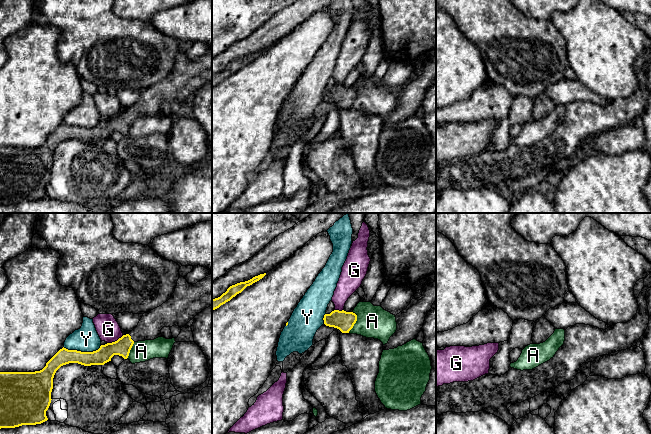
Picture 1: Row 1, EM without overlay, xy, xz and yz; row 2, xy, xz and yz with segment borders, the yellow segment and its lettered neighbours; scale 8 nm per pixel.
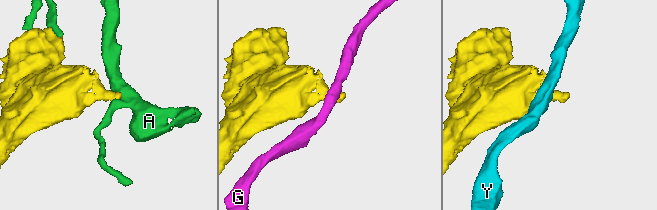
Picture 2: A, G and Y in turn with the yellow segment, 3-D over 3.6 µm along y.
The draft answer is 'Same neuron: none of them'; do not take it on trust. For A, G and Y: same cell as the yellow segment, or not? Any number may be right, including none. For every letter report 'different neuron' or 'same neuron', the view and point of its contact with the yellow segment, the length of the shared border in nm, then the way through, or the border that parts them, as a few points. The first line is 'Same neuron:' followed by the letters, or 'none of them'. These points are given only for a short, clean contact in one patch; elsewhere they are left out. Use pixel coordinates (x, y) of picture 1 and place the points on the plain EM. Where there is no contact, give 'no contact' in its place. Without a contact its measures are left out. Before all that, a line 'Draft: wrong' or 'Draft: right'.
Draft: right
Same neuron: none of them
A: different neuron | xz (355, 98) | 180 nm | along xz (352, 87), (356, 91), (356, 98), (348, 108)
G: different neuron | xy (115, 117) | 150 nm | along xy (123, 111), (107, 119)
Y: different neuron | xy (82, 128) | 320 nm

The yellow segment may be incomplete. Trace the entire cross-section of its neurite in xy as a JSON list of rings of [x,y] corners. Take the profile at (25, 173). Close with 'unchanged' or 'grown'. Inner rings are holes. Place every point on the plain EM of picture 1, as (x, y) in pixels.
[[[212,50],[193,61],[189,60],[184,53],[180,52],[171,74],[161,82],[144,89],[138,101],[117,117],[101,121],[98,126],[93,128],[68,126],[63,123],[40,147],[0,148],[0,205],[15,204],[22,201],[36,201],[48,196],[46,187],[52,176],[53,154],[61,142],[69,139],[78,139],[84,142],[104,141],[111,137],[114,131],[119,131],[127,135],[135,118],[154,116],[162,113],[161,105],[163,103],[176,101],[182,104],[198,89],[210,82],[212,82]]]; grown

